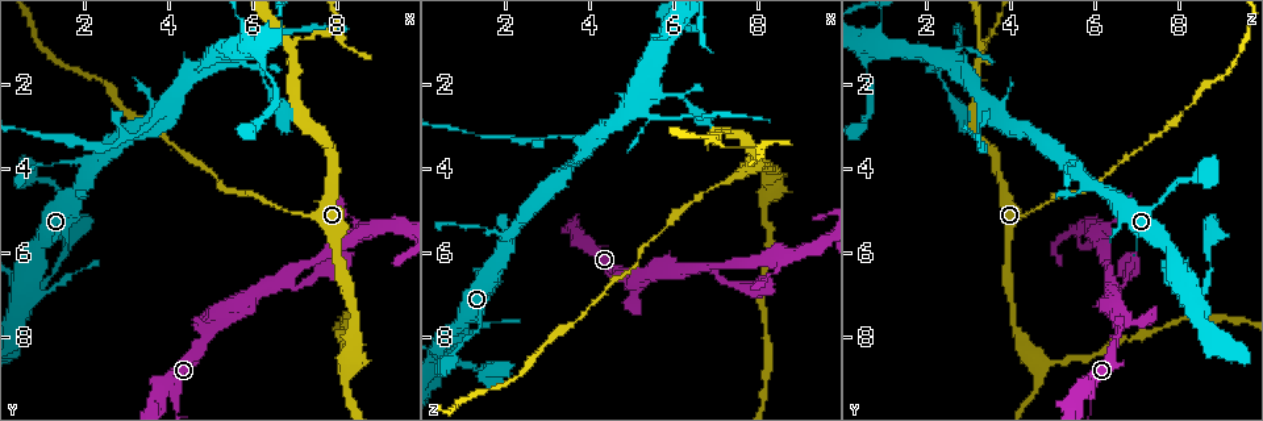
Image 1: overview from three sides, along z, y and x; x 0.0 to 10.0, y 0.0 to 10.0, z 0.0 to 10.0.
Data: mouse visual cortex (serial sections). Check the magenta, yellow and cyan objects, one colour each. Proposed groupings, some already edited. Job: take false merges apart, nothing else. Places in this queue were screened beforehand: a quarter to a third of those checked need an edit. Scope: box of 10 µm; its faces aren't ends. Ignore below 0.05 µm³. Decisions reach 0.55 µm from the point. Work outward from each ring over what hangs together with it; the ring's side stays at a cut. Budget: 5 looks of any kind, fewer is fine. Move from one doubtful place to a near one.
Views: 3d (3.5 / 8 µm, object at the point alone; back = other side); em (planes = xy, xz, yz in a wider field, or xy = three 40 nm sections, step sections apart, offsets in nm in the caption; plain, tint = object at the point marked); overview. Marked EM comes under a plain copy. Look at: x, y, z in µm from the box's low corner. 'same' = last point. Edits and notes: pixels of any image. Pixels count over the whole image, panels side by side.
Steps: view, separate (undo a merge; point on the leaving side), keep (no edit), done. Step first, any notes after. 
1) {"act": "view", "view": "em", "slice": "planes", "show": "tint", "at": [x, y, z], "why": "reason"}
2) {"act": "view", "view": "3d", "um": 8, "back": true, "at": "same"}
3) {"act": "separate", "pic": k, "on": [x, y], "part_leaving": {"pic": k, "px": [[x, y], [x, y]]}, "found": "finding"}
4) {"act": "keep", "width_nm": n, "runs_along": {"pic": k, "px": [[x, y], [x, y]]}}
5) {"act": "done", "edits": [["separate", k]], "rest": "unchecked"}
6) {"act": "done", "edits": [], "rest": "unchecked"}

{"act": "view", "view": "3d", "um": 3.5, "at": [5.05, 7.70, 6.75], "why": "arms part here"}

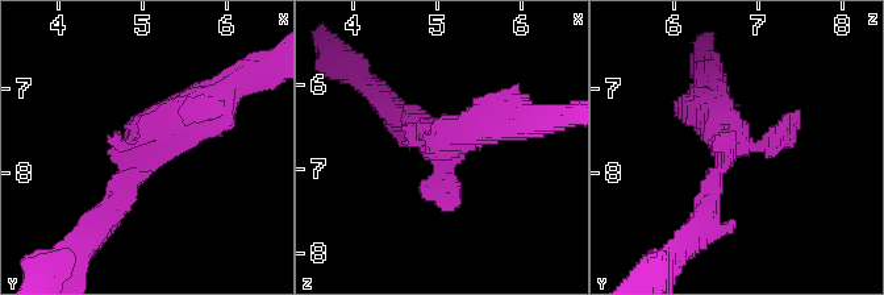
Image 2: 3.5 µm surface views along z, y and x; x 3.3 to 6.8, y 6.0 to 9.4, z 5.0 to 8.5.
{"act": "view", "view": "em", "slice": "xy", "step": 5, "show": "tint", "at": [5.05, 7.70, 6.75], "why": "shape alone is not enough"}

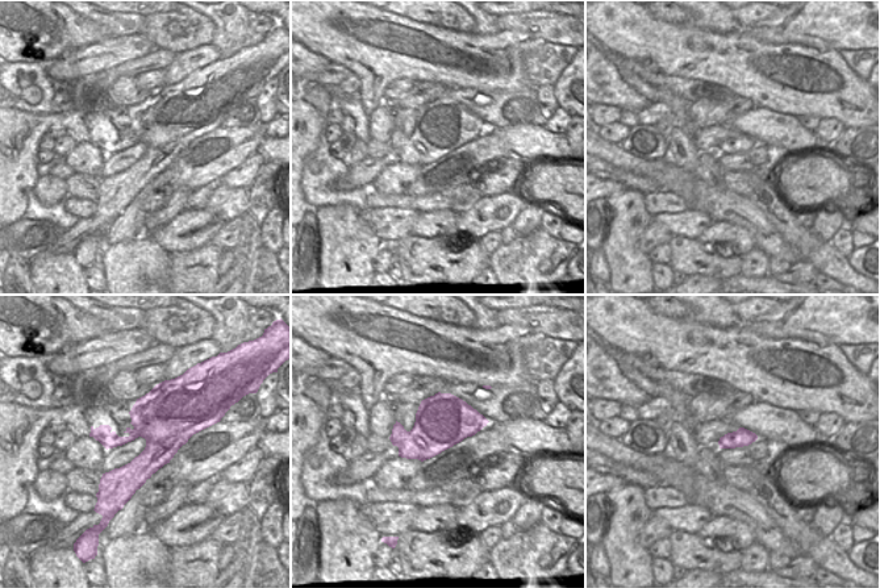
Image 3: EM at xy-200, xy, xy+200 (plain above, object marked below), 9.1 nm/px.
{"act": "keep", "runs_along": {"pic": 2, "px": [[104, 216], [144, 144], [208, 103]]}, "found": "all the same cell"}

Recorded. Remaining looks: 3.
{"act": "view", "view": "3d", "um": 8, "at": [6.65, 6.70, 6.40], "why": "two arms in line, one across"}

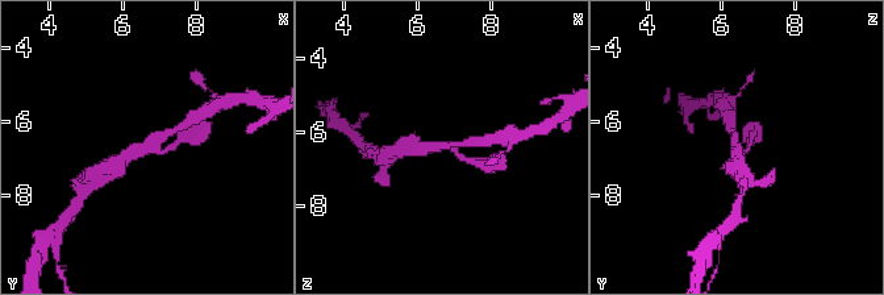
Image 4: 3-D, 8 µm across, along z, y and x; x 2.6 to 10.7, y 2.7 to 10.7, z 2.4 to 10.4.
{"act": "view", "view": "3d", "um": 3.5, "at": "same"}

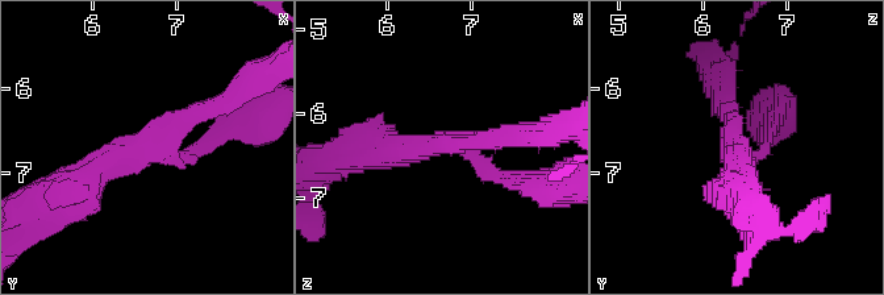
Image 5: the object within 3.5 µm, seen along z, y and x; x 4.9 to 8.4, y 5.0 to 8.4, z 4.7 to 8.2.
{"act": "view", "view": "em", "slice": "planes", "show": "tint", "at": [6.70, 6.60, 6.30], "arms": 3, "arm_widths_nm": [150, 200, 400], "why": "shape alone is not enough"}

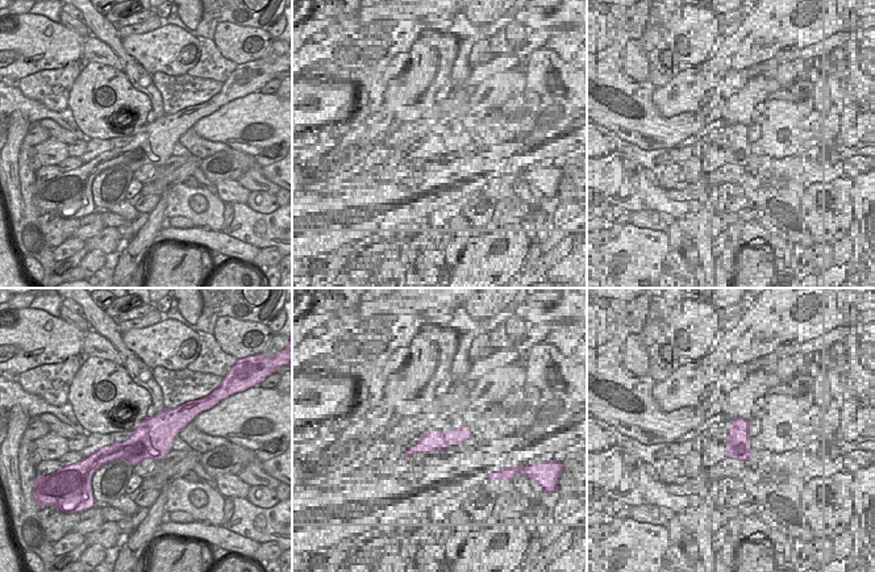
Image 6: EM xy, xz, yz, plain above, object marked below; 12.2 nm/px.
{"act": "keep", "found": "continuous, no second cell"}

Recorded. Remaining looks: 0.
{"act": "done", "edits": [], "rest": "unchecked"}

